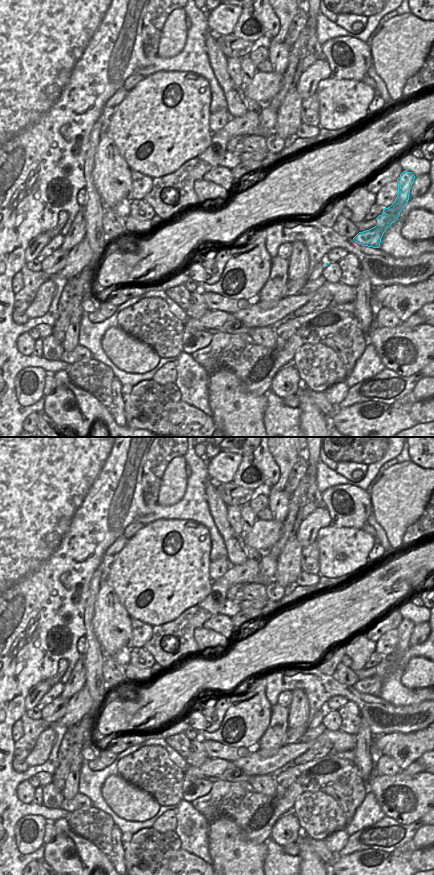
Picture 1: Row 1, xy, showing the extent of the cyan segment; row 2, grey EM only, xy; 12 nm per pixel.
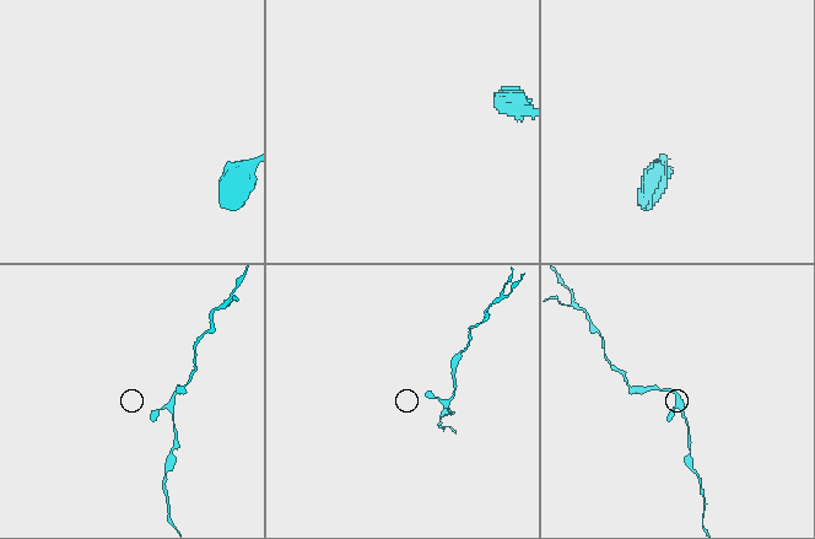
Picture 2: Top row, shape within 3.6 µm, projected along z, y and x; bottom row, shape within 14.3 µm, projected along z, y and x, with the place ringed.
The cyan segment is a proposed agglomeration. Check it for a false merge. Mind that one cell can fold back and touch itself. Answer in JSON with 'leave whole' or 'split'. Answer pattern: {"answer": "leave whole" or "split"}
{"answer": "leave whole"}

